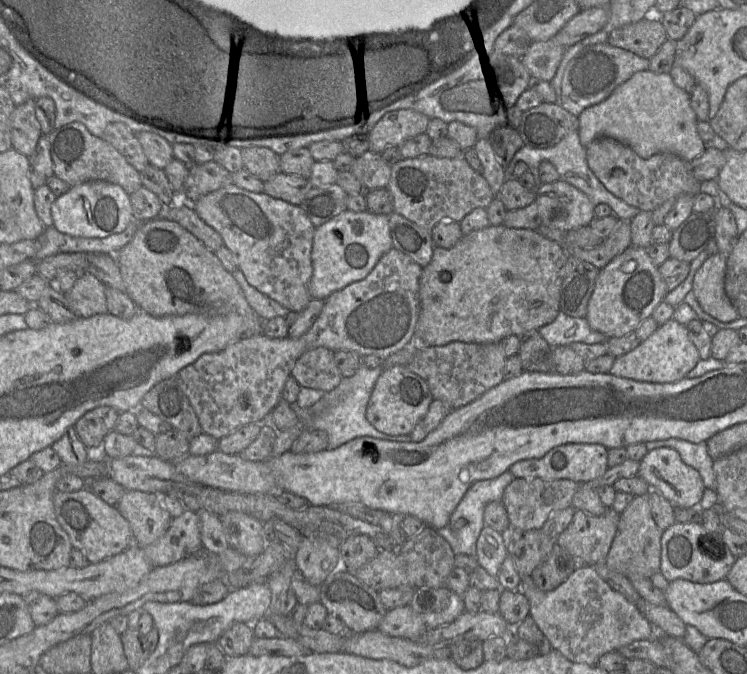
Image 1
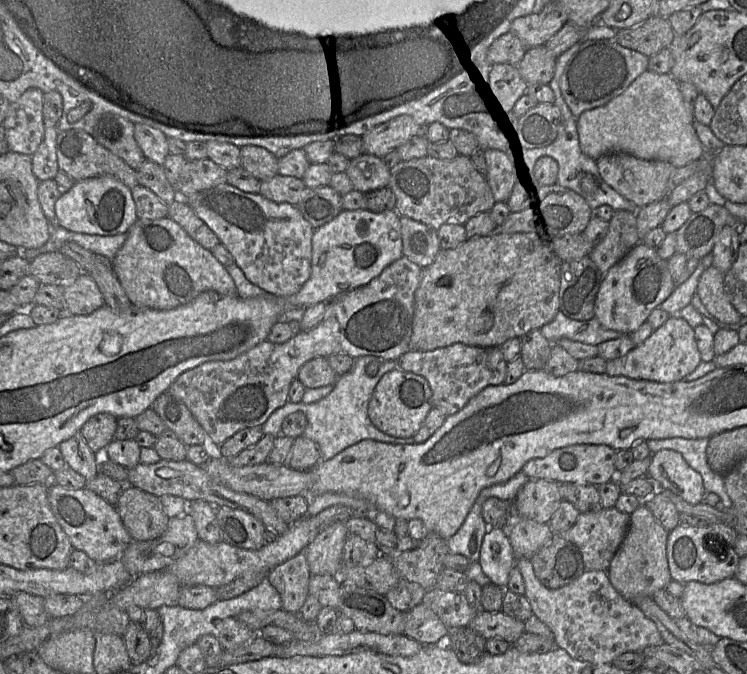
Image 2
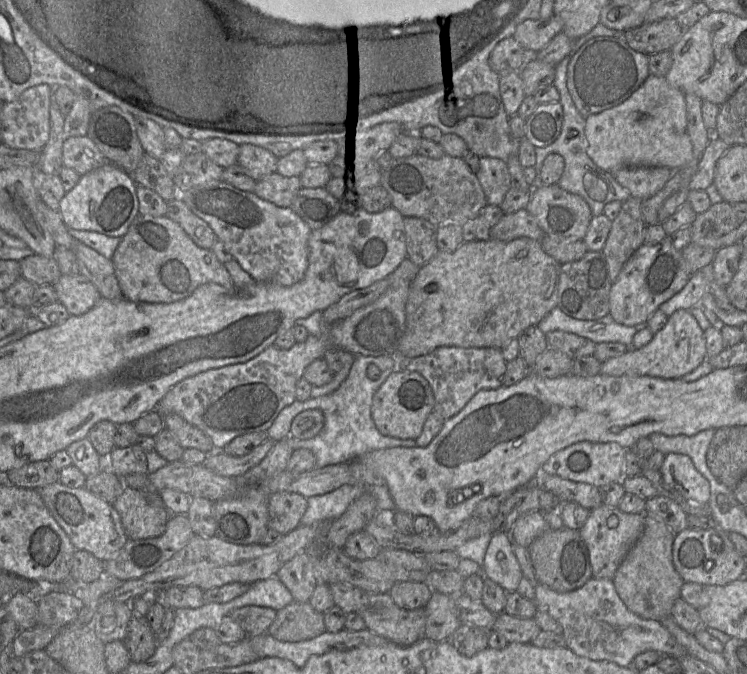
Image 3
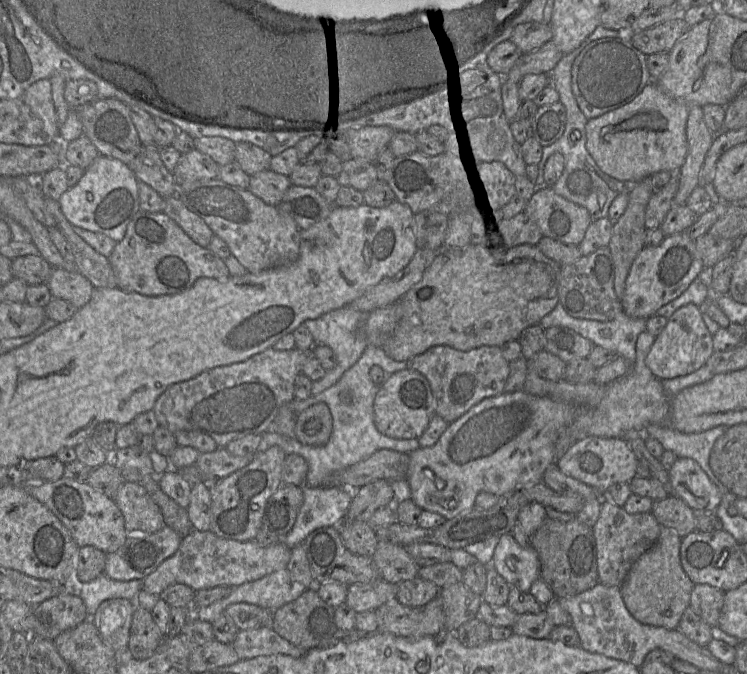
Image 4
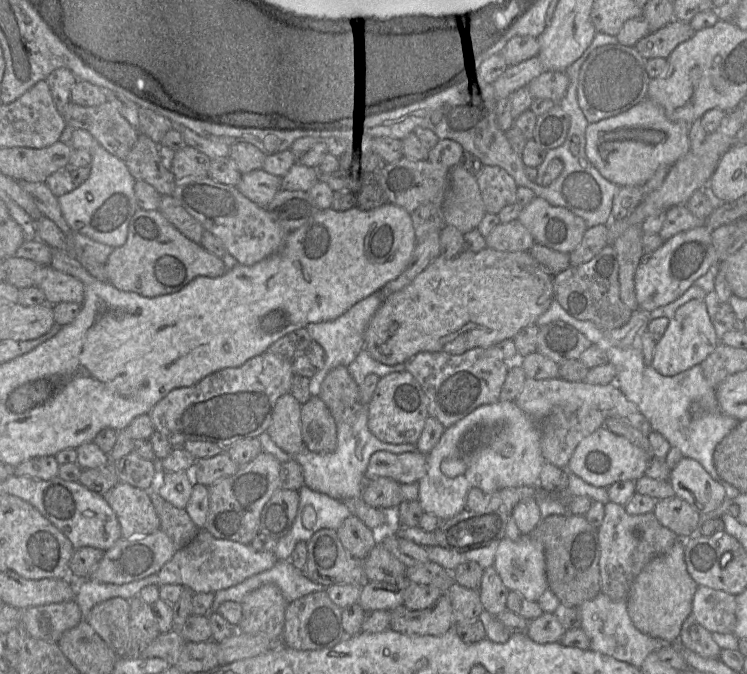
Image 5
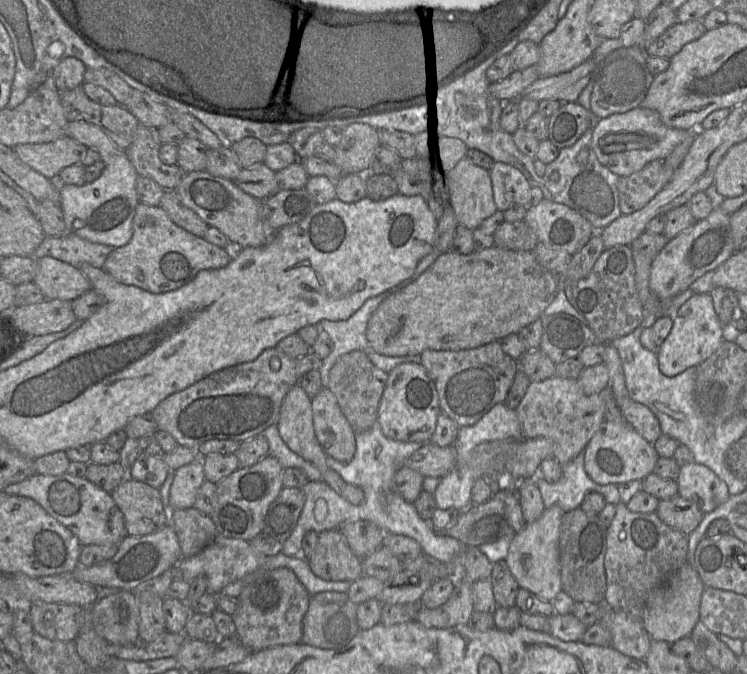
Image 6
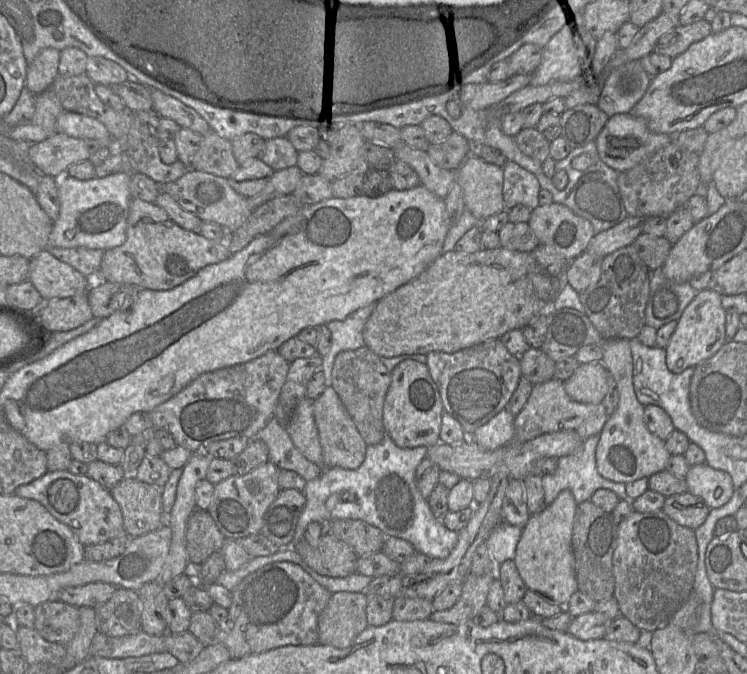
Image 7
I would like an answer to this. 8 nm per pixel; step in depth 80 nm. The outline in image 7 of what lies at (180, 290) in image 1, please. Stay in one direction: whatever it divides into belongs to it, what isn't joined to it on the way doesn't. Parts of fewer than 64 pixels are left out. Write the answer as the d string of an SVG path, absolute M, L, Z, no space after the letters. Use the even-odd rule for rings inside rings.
M132 198L126 240L122 245L104 251L98 280L132 284L150 290L170 290L193 277L203 267L219 263L230 254L225 240L209 240L201 234L185 230L154 202Z

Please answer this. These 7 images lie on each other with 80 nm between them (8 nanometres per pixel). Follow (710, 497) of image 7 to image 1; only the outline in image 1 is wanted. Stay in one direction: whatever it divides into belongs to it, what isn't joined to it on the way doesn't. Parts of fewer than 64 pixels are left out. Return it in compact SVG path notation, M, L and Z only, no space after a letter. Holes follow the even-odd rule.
M667 447L656 448L648 451L639 463L637 476L641 477L653 491L664 496L674 507L691 508L701 501L705 490L701 476L682 461L676 450Z

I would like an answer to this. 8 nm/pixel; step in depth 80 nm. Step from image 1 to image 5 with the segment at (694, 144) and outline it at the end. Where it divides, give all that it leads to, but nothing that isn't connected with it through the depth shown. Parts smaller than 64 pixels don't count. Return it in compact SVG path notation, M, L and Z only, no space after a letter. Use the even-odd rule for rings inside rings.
M649 98L629 110L595 123L586 130L586 153L603 177L618 186L643 186L660 166L672 166L690 151L690 124L672 121Z

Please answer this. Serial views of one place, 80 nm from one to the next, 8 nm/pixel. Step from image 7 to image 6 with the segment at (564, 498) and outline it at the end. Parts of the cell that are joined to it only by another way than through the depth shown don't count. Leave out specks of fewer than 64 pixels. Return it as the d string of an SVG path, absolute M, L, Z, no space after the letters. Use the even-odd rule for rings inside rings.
M559 506L546 508L534 522L515 534L505 562L521 588L551 602L562 591L559 561L559 536L562 517L565 514Z

